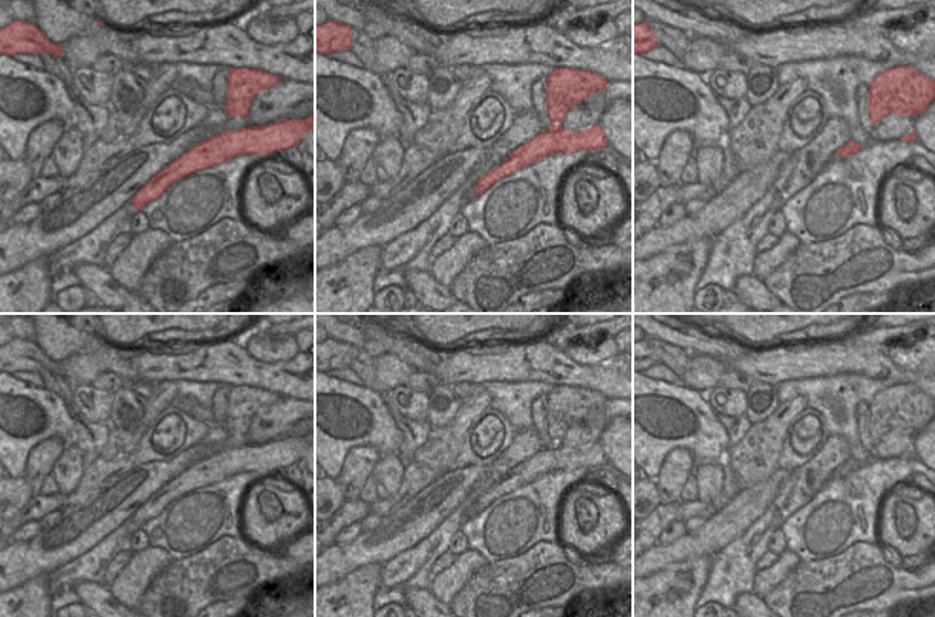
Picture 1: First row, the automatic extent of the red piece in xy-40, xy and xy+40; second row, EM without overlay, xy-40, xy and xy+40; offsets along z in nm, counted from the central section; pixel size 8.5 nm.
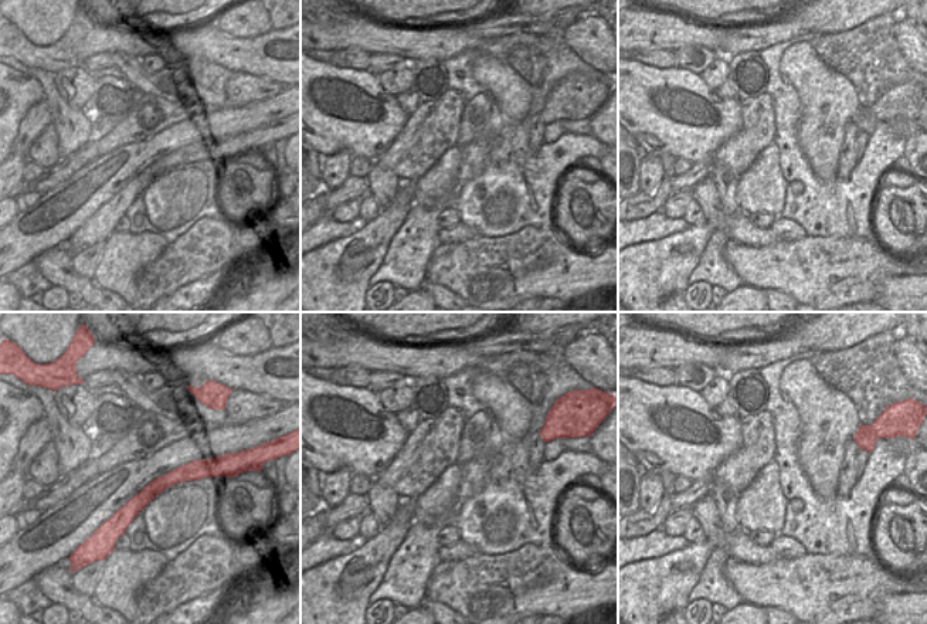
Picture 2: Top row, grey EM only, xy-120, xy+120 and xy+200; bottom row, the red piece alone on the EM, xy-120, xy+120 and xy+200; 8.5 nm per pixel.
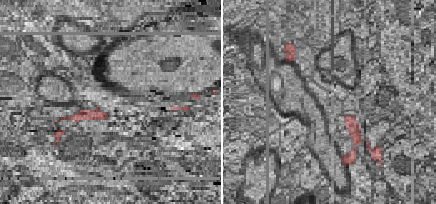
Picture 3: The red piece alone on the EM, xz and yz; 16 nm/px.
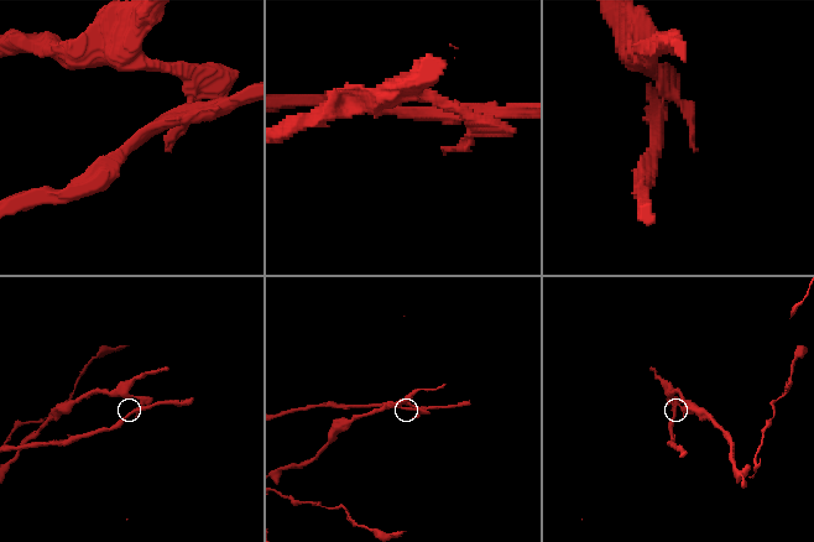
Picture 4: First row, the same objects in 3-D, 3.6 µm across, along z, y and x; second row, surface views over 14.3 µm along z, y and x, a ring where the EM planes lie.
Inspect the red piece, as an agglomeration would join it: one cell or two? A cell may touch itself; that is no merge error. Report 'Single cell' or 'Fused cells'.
Fused cells

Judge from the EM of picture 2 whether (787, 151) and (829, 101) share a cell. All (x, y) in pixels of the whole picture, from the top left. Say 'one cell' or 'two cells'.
two cells

